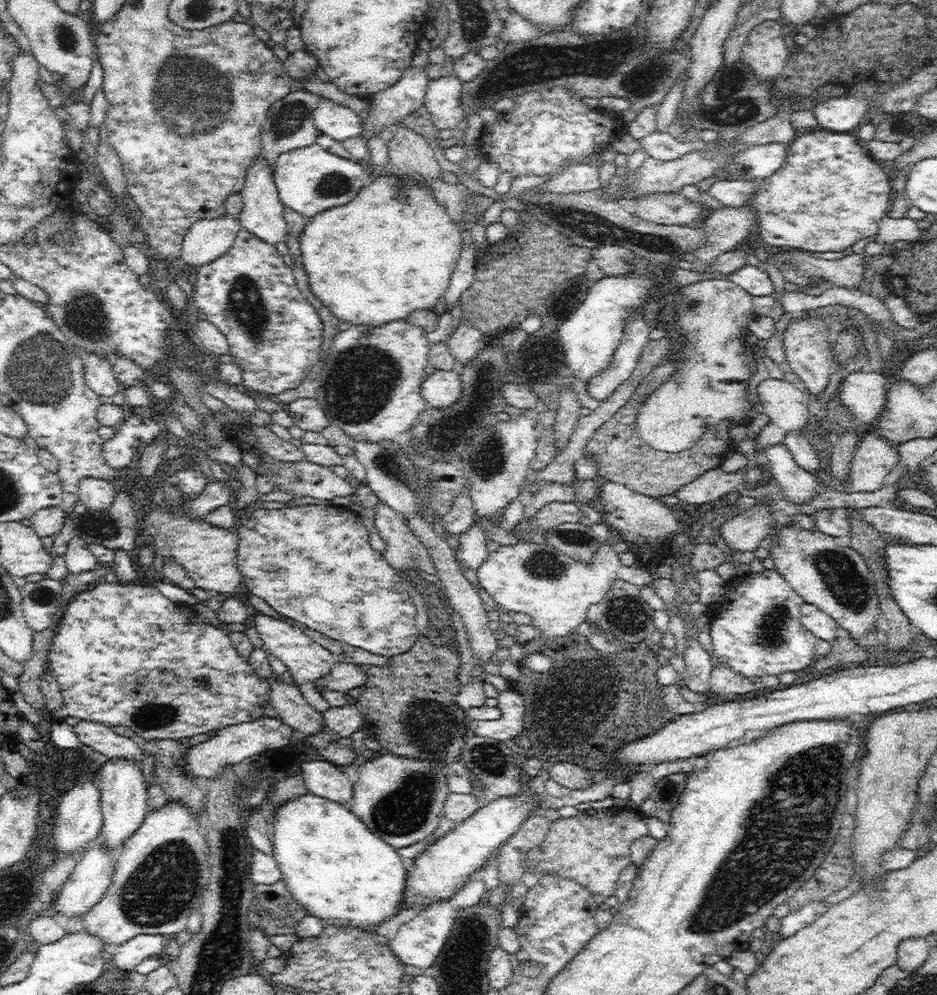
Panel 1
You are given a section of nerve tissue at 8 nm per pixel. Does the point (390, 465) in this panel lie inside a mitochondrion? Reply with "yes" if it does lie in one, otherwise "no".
yes

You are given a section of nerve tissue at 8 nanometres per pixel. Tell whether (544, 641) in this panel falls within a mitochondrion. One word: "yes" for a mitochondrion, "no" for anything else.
no

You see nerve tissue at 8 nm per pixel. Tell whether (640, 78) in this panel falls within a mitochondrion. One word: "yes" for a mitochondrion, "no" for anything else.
yes

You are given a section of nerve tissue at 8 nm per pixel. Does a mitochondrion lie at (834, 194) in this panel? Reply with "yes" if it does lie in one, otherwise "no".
yes

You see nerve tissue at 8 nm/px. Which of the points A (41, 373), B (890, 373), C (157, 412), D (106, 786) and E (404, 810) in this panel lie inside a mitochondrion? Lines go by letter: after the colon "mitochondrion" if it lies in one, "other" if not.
A: mitochondrion
B: other
C: other
D: other
E: mitochondrion

